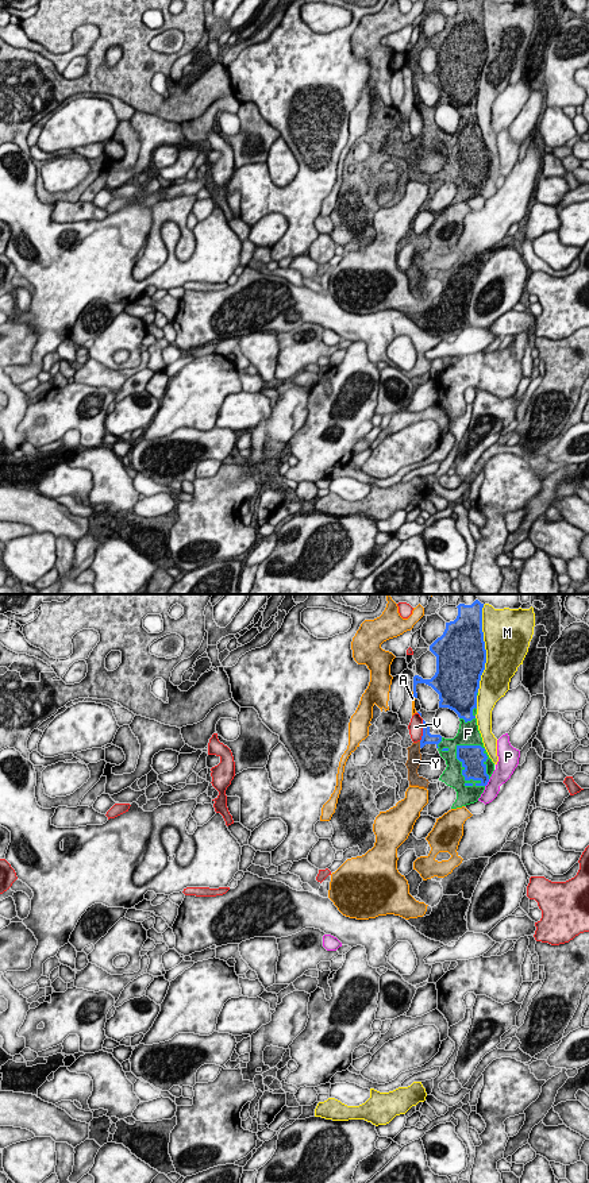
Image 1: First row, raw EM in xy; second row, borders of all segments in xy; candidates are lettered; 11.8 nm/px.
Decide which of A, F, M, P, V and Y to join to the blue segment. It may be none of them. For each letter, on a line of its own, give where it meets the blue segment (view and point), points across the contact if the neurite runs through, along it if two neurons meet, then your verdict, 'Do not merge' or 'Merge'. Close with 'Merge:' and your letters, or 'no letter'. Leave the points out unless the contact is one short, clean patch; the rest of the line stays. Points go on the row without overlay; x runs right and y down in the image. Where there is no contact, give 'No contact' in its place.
A: Touches blue at xy (414, 91). Do not merge
F: Touches blue at xy (462, 166). Merge
M: Touches blue at xy (484, 43). Do not merge
P: Touches blue at xy (487, 178). Do not merge
V: Touches blue at xy (423, 128). Do not merge
Y: Touches blue at xy (420, 139). Path across: xy (427, 133), (420, 139), (414, 146), (414, 155). Merge
Merge: F, Y

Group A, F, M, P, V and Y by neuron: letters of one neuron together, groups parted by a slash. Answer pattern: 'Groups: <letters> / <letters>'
Groups: A / F Y / M / P / V

